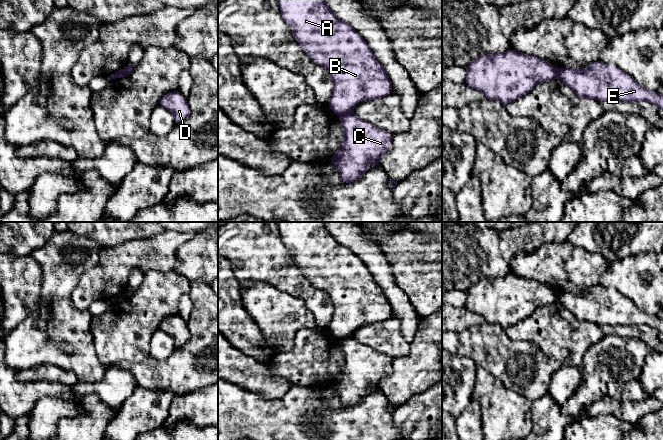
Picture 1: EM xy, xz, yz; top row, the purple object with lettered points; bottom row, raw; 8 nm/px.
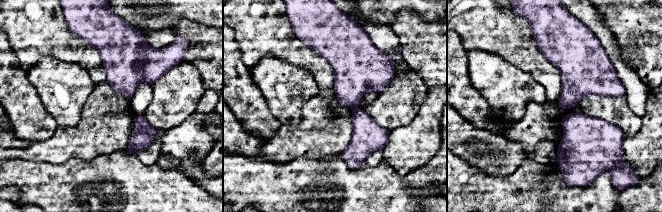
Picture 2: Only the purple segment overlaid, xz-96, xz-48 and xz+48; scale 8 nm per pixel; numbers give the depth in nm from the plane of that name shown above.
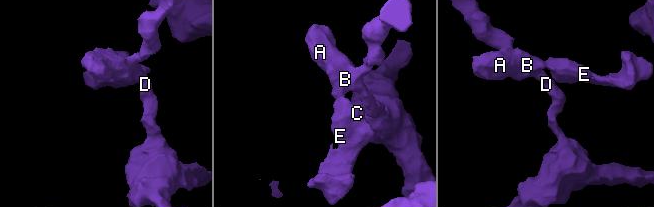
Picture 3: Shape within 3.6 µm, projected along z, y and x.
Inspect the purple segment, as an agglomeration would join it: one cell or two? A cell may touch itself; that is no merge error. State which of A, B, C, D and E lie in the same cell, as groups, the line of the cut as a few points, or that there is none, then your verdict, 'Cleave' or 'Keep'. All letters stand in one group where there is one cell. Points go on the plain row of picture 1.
Groups: A B D / C E. Split along xz (350, 336), (340, 339). Cleave

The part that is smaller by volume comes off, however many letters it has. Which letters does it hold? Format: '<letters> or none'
C, E

